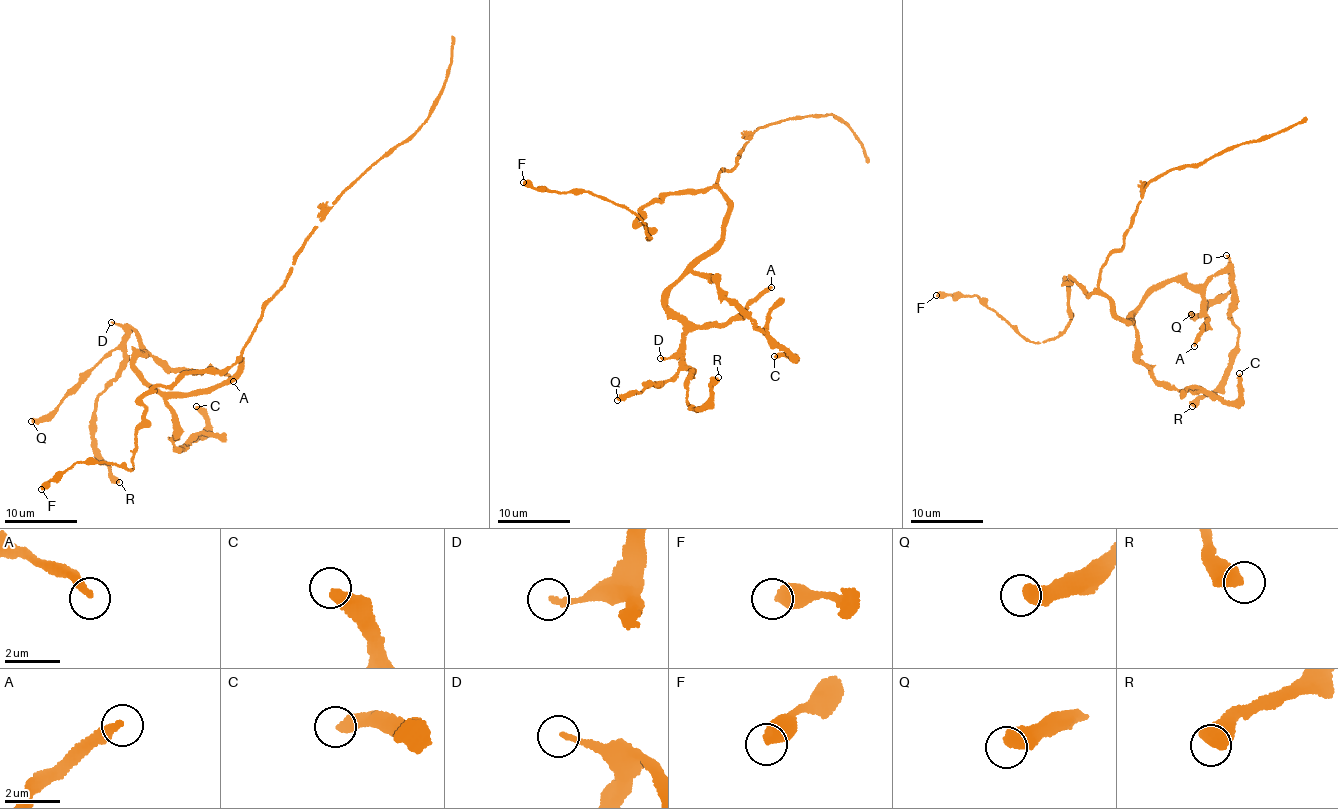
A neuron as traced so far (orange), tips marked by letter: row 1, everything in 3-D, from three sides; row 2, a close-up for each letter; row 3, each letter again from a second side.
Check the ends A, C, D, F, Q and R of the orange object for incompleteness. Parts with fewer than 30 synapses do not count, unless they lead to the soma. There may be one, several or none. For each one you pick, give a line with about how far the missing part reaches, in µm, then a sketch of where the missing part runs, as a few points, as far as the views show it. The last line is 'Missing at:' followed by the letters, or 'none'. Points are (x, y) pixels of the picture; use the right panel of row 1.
Missing at: none

